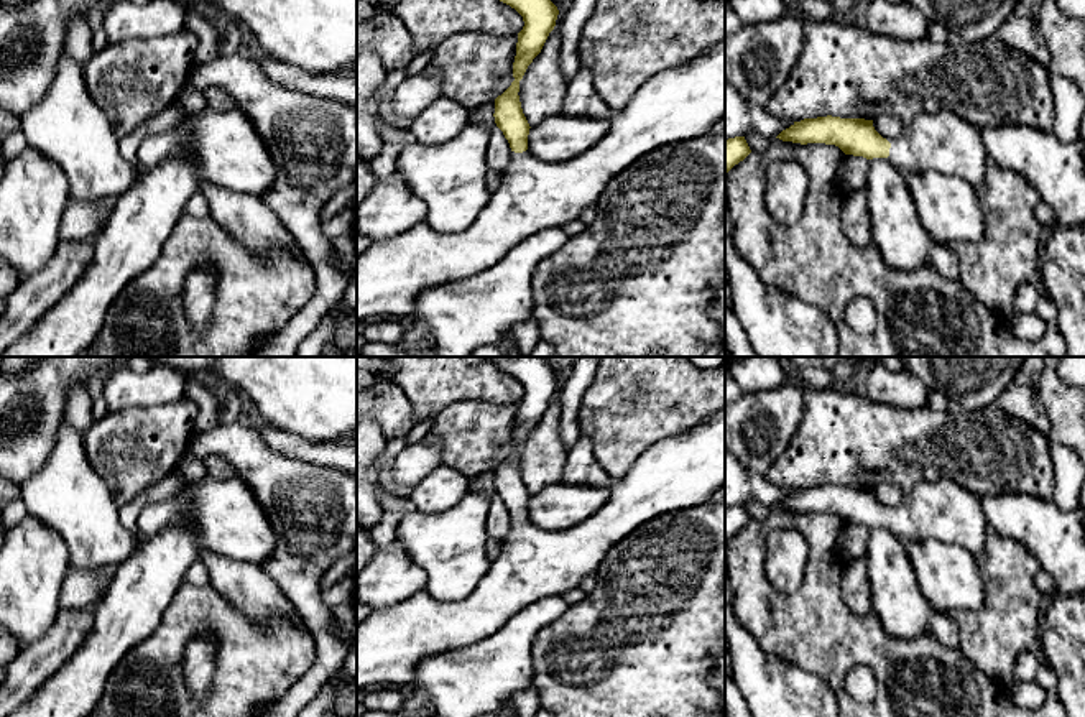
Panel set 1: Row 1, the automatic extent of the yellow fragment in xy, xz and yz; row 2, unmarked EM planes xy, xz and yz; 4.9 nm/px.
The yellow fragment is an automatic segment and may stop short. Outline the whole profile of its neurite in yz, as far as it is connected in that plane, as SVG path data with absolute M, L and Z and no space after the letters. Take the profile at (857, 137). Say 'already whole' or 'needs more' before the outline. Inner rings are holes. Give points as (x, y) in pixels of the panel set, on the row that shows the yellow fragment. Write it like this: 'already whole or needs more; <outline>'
needs more; M952 110L917 115L894 140L883 138L873 120L832 115L794 122L776 138L801 145L835 145L845 155L866 160L886 158L904 174L937 169L960 176L973 187L985 179L990 160L981 128Z

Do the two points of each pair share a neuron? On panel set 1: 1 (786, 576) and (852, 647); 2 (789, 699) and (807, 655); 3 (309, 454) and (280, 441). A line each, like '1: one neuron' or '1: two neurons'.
1: two neurons
2: two neurons
3: one neuron

